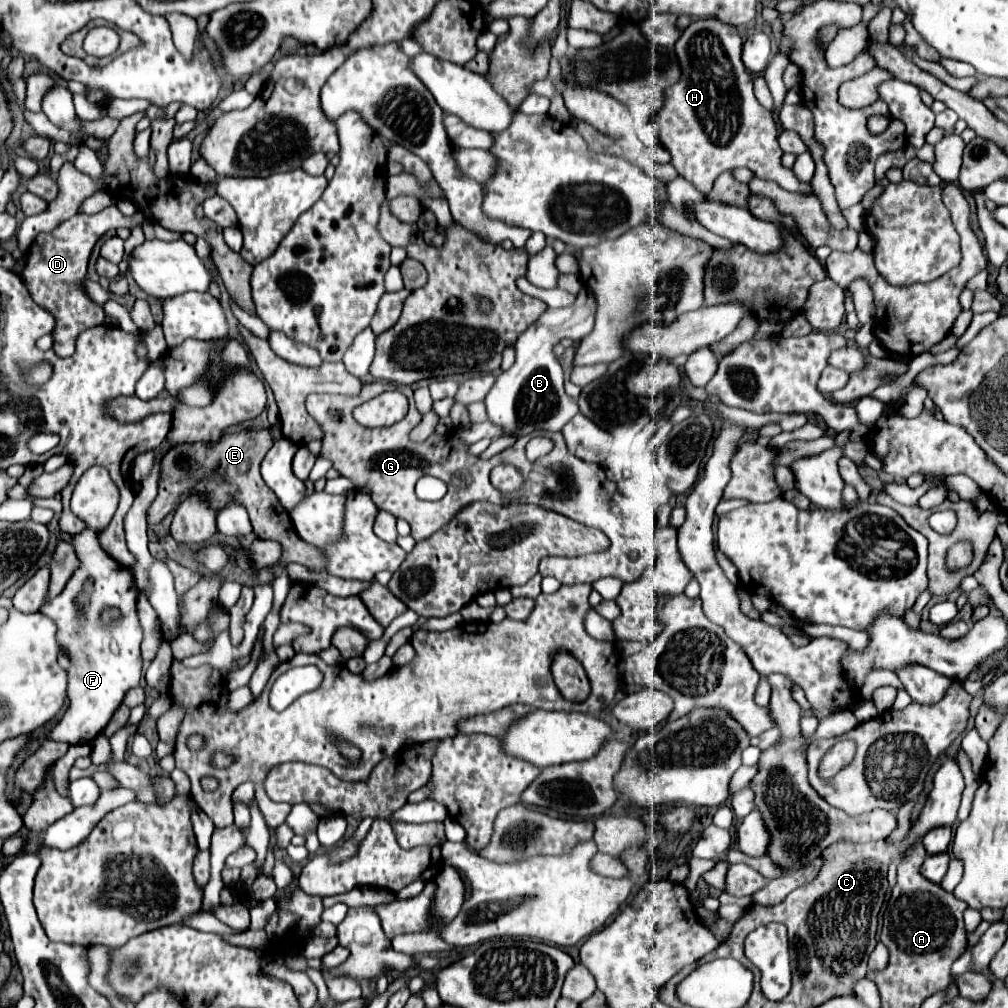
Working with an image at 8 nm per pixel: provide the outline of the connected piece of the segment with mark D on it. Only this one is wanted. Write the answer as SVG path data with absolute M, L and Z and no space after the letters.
M115 205L109 209L103 209L101 213L95 213L93 217L83 217L81 213L73 215L67 221L61 221L51 233L39 233L29 247L27 253L27 265L23 271L23 281L29 289L31 299L41 305L43 309L51 311L53 317L57 317L57 325L53 329L55 343L53 349L59 357L73 355L75 349L75 337L83 329L89 329L93 325L105 323L105 309L103 305L95 303L87 291L85 291L85 277L87 277L87 265L91 251L95 243L109 231L117 227L131 227L133 223L141 223L143 217L137 211L133 217L125 217Z

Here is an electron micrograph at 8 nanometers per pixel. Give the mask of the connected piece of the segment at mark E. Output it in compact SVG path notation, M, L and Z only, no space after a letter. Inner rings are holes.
M243 429L237 433L225 433L221 439L217 439L217 443L183 443L171 447L161 459L159 493L147 511L147 523L161 523L169 511L175 511L191 495L207 497L207 503L215 513L225 509L231 501L237 501L247 509L255 535L259 539L271 539L281 545L281 565L301 563L311 571L323 571L317 549L297 535L297 531L291 527L289 513L261 479L259 465L271 447L273 441L267 429Z

